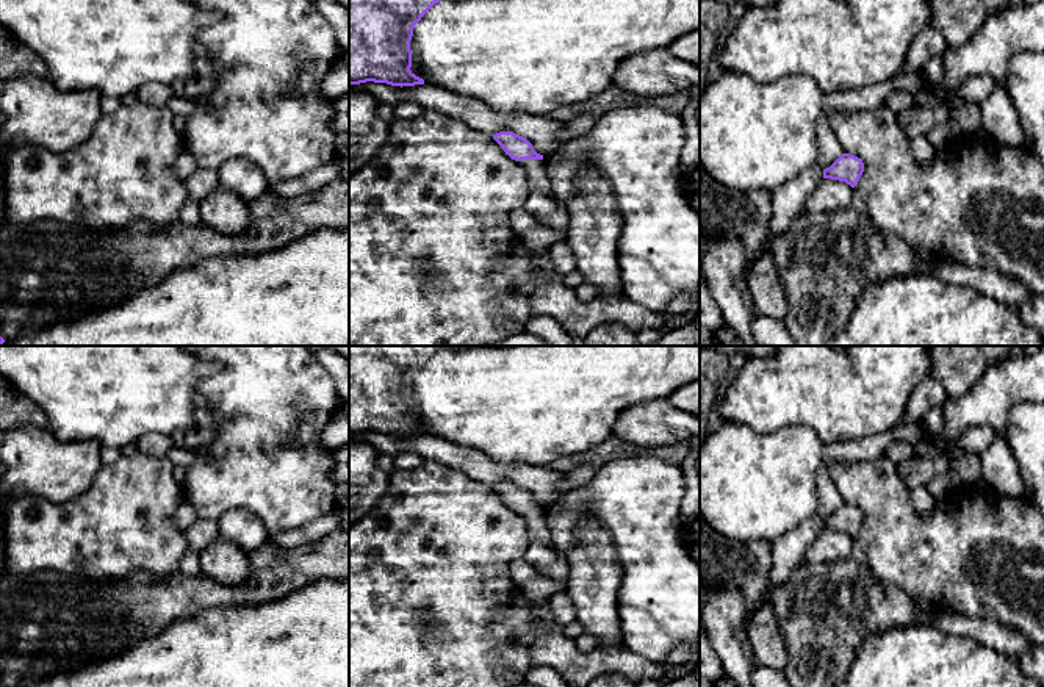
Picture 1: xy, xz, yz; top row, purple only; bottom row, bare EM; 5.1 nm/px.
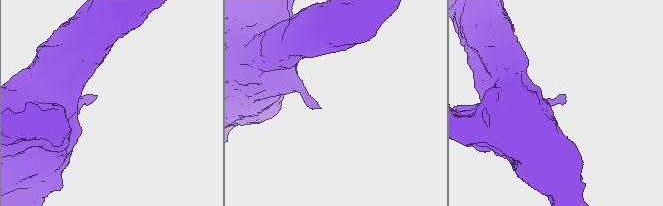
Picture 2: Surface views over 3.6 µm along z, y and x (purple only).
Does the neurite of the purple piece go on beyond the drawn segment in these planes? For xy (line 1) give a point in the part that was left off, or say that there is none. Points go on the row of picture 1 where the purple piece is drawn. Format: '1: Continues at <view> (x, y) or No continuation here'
1: No continuation here

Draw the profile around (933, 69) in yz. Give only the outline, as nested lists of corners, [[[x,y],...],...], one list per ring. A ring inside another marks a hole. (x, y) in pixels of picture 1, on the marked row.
[[[938,55],[931,58],[922,70],[925,72],[930,83],[944,85],[945,69],[944,69],[944,58]]]

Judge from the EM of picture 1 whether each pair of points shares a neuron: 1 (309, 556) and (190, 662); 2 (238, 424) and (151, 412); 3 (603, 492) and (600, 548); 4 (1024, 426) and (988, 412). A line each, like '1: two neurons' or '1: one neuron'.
1: two neurons
2: two neurons
3: two neurons
4: two neurons

